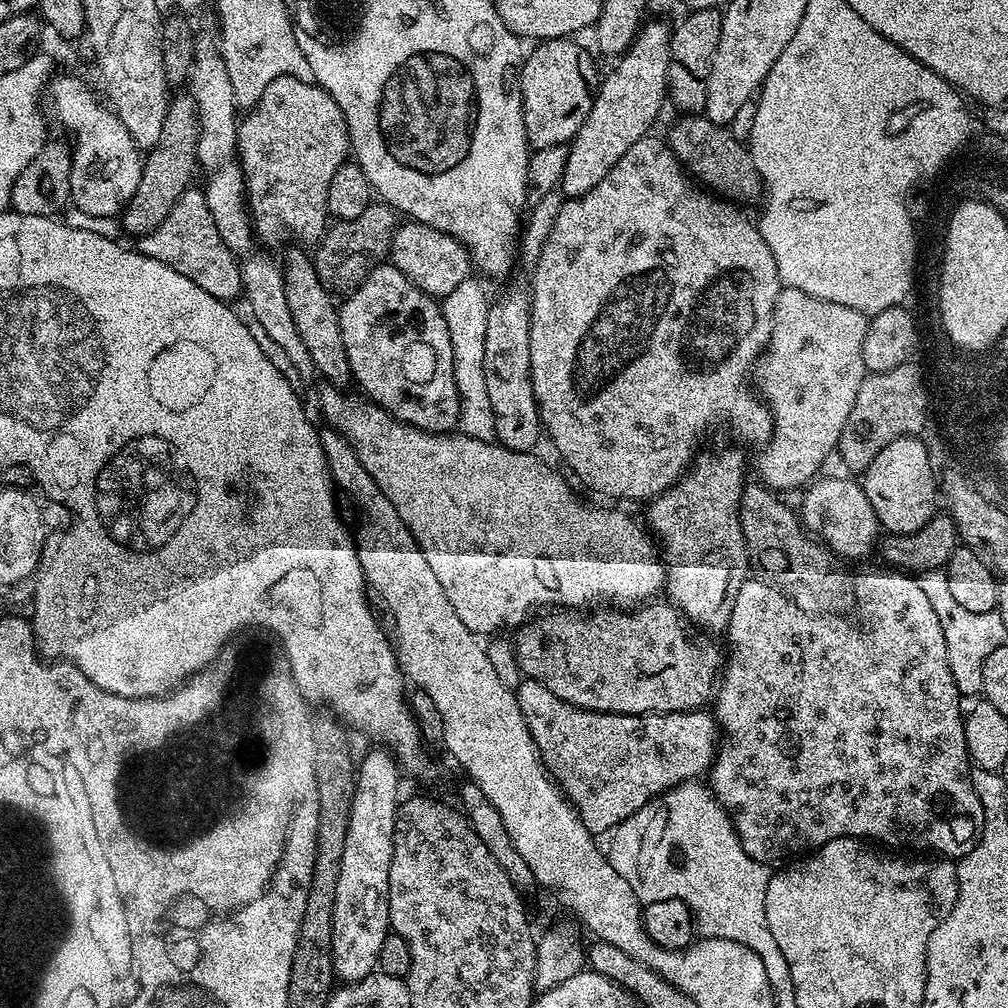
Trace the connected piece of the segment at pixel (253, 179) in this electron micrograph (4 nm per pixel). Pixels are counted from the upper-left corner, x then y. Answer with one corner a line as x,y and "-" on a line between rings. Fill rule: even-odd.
283,76
274,78
274,82
266,86
260,101
245,116
248,117
245,120
243,117
236,129
236,158
244,171
246,207
259,239
263,243
265,240
268,244
276,244
283,238
284,228
289,228
300,240
319,241
330,224
330,182
350,156
344,111
324,88
299,76

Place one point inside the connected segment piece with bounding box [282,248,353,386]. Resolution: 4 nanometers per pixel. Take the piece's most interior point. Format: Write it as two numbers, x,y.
316,316

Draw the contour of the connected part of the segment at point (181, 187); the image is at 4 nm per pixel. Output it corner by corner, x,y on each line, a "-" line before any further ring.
184,90
181,96
172,96
165,110
165,122
162,123
162,134
158,144
143,157
140,170
138,190
130,198
122,213
122,228
133,238
150,234
162,226
162,218
174,210
174,206
187,188
193,183
192,175
197,175
198,134
200,119
196,113
196,103
191,91

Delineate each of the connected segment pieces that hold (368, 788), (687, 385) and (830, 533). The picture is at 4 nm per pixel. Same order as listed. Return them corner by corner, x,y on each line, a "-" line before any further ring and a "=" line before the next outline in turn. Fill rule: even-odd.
379,751
370,753
362,762
360,760
355,773
352,812
334,893
332,970
340,982
361,980
377,971
379,951
390,933
390,862
398,811
396,791
400,788
402,772
390,752
=
649,134
643,140
634,142
634,146
630,146
630,150
626,150
626,154
622,154
622,158
618,158
614,170
610,170
610,174
606,174
606,178
602,178
602,182
598,182
598,186
594,186
594,190
590,190
590,194
565,199
558,212
558,218
555,219
554,228
551,230
550,236
546,238
545,245
542,246
542,254
538,258
537,270
530,276
532,305
531,324
529,326
530,368
533,392
539,404
539,418
543,431
546,436
552,439
552,444
556,447
557,454
568,463
569,469
567,468
567,471
569,473
572,471
586,487
593,488
594,491
601,492
602,495
609,496
612,500
641,500
641,502
647,502
653,496
659,496
660,493
666,491
671,484
675,484
684,475
686,469
693,463
694,457
698,452
696,447
699,446
700,439
704,436
704,431
711,424
718,423
719,420
724,424
728,424
729,430
738,439
745,440
748,444
756,444
755,446
763,446
768,443
769,438
772,436
772,425
774,423
772,411
760,399
750,383
752,367
756,364
761,352
768,347
768,340
772,337
772,322
776,318
776,303
778,302
778,294
782,290
778,266
774,262
774,254
770,254
770,246
766,246
766,238
762,238
759,227
753,221
751,224
740,213
743,211
735,203
723,198
717,198
715,195
705,191
703,187
693,183
689,173
682,167
667,143
663,139
655,140
654,137
655,135
=
821,477
813,481
804,491
802,508
798,510
801,524
828,545
837,557
860,558
877,543
880,527
873,507
866,498
863,487
852,478
830,479

